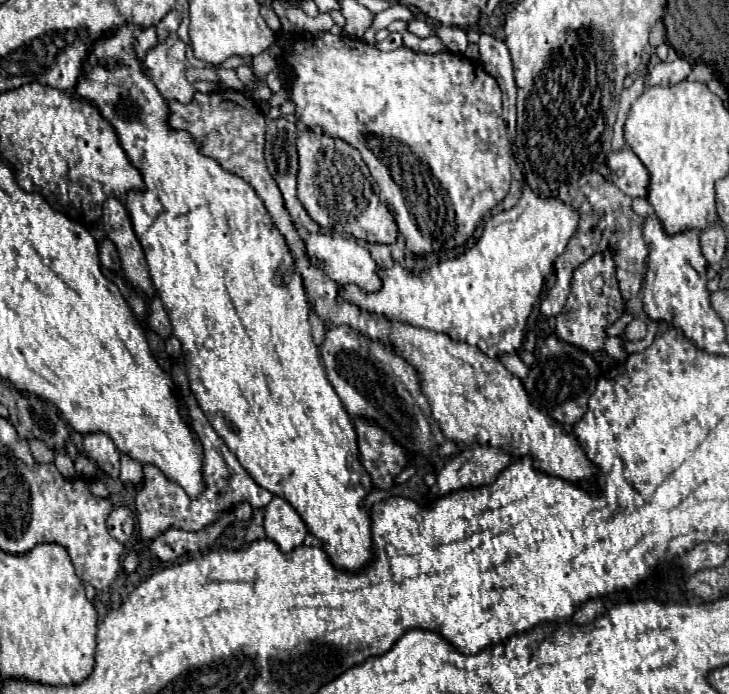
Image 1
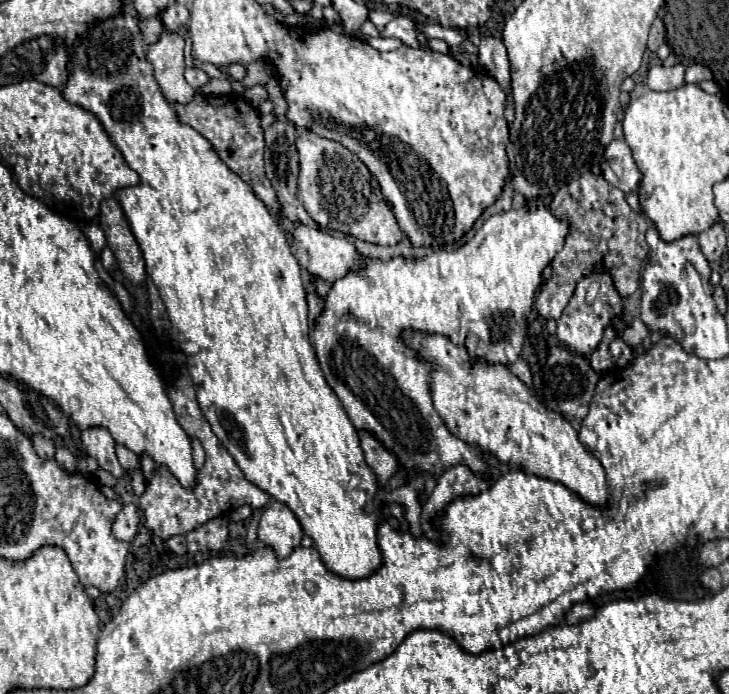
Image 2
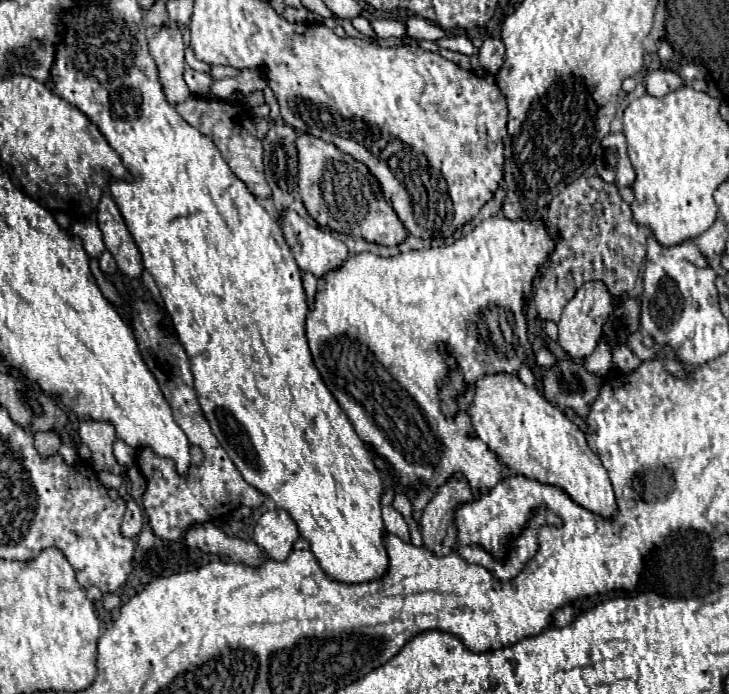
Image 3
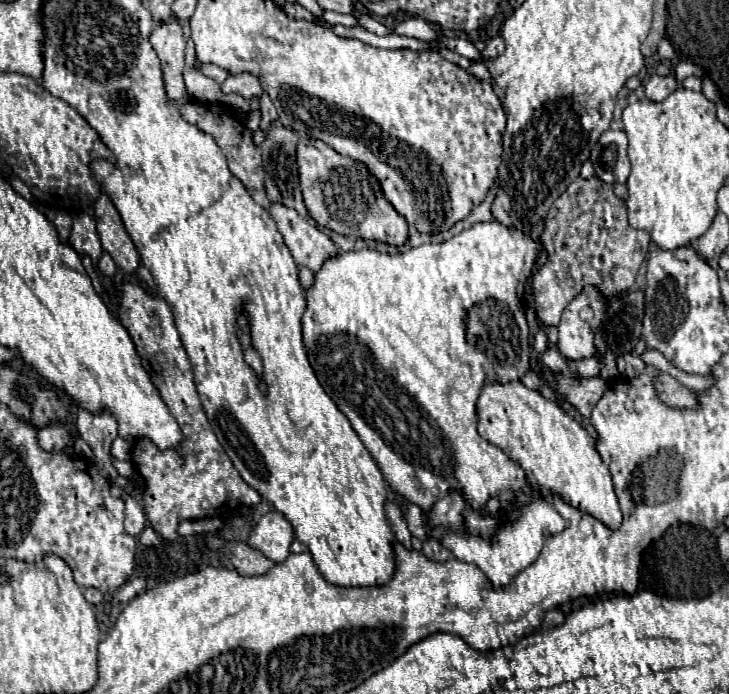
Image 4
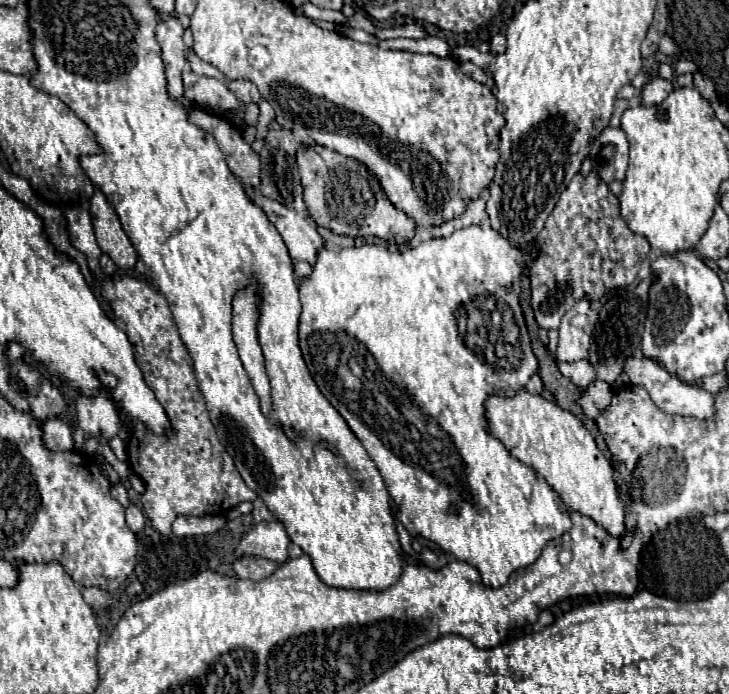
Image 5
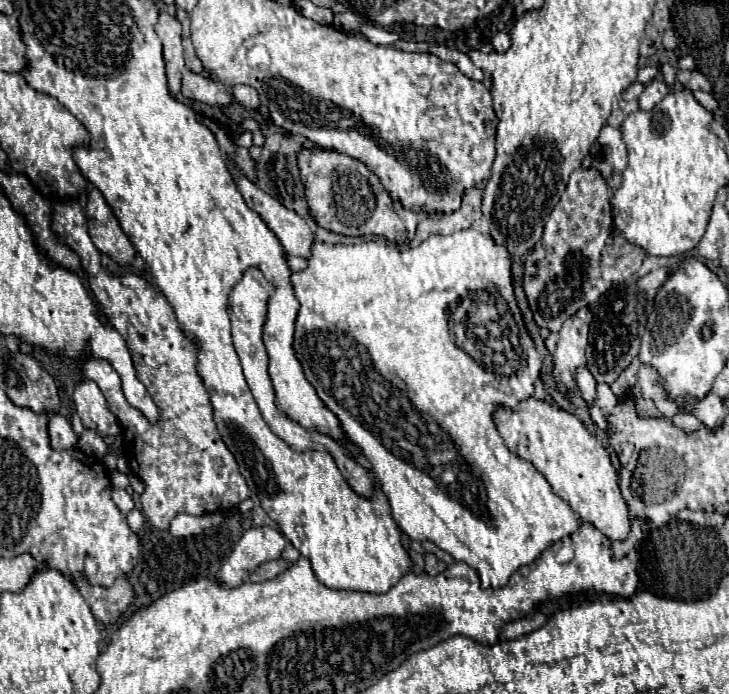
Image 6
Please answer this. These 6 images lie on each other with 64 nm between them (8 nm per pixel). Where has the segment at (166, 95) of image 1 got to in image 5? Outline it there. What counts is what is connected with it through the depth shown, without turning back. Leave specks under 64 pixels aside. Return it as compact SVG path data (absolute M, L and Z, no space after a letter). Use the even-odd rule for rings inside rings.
M162 16L156 26L156 42L162 50L164 72L168 80L168 94L174 100L182 98L182 68L186 64L184 58L184 42L182 42L184 28L176 16Z

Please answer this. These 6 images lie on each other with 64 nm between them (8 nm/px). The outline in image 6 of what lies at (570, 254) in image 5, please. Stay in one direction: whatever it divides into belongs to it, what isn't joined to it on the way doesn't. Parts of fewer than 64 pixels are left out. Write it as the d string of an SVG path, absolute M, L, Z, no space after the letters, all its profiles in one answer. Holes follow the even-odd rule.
M578 168L566 186L566 192L560 196L560 202L548 216L544 226L544 234L534 250L524 260L524 292L534 312L534 320L540 328L548 328L550 332L558 332L560 326L568 316L578 312L582 306L596 302L610 286L622 284L624 280L632 278L644 260L644 250L636 244L630 244L622 234L612 236L612 196L614 192L606 184L594 168Z

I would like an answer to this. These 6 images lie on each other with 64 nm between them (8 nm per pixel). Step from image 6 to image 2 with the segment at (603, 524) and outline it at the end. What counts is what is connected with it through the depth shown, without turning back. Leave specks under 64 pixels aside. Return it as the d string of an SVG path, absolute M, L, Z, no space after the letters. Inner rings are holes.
M402 330L402 338L418 358L432 364L430 394L436 412L446 428L470 446L478 446L494 454L510 468L524 468L540 478L564 484L582 500L594 506L610 502L610 492L602 464L586 452L578 440L578 432L560 414L544 408L530 388L520 382L504 364L472 362L464 346L452 344L442 334L426 334L418 330Z

